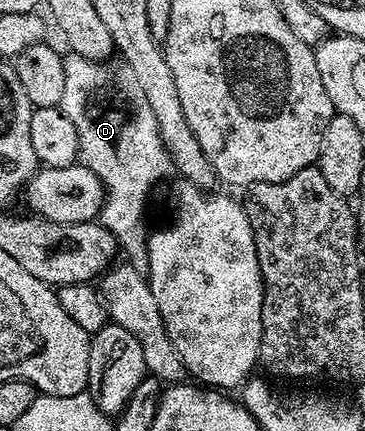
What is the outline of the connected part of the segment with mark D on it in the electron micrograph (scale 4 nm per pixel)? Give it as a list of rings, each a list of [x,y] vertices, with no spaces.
[[[72,53],[63,59],[63,97],[59,104],[62,113],[75,125],[75,133],[79,136],[78,160],[82,167],[91,169],[95,177],[105,186],[106,199],[101,206],[99,222],[101,226],[116,237],[124,258],[135,273],[144,279],[149,278],[149,228],[143,222],[145,207],[151,189],[173,171],[173,159],[159,137],[159,125],[155,121],[155,113],[151,113],[151,105],[147,105],[147,97],[139,81],[135,81],[135,73],[117,61],[98,61]]]

